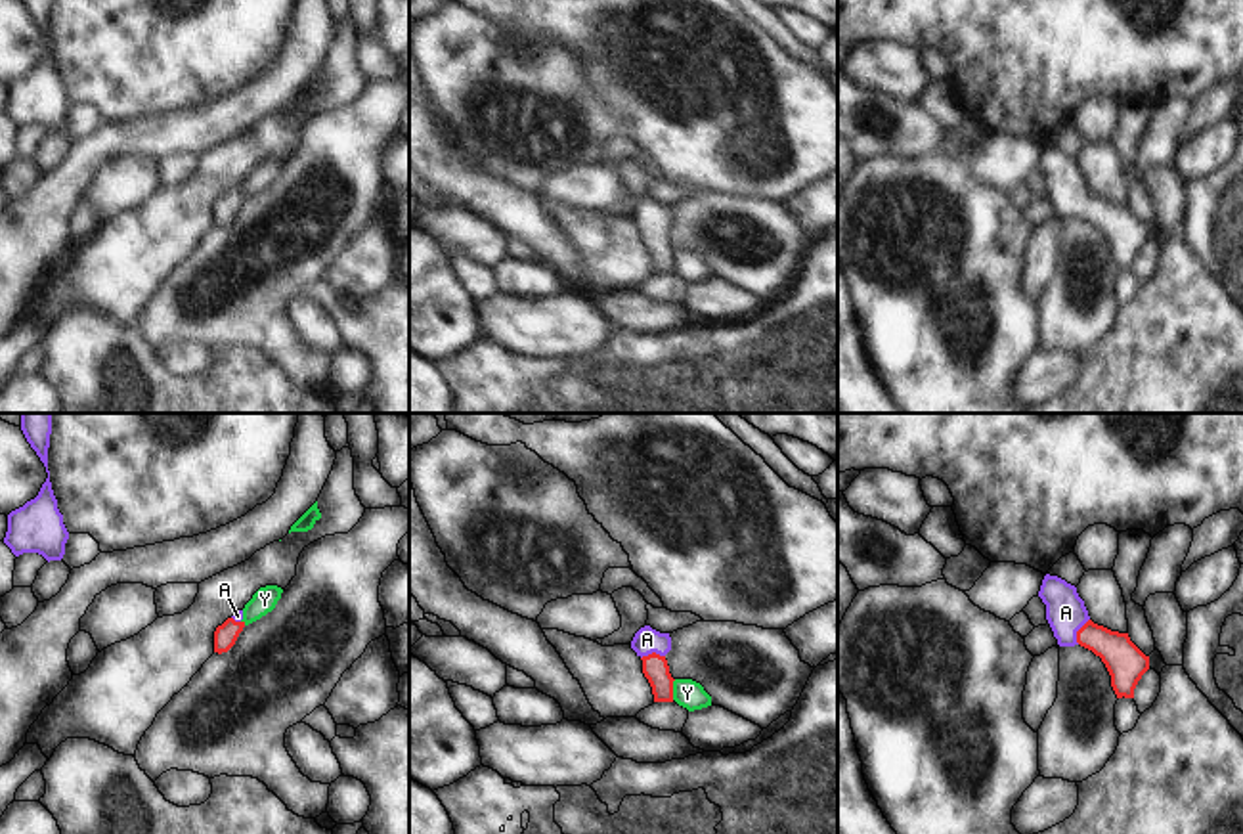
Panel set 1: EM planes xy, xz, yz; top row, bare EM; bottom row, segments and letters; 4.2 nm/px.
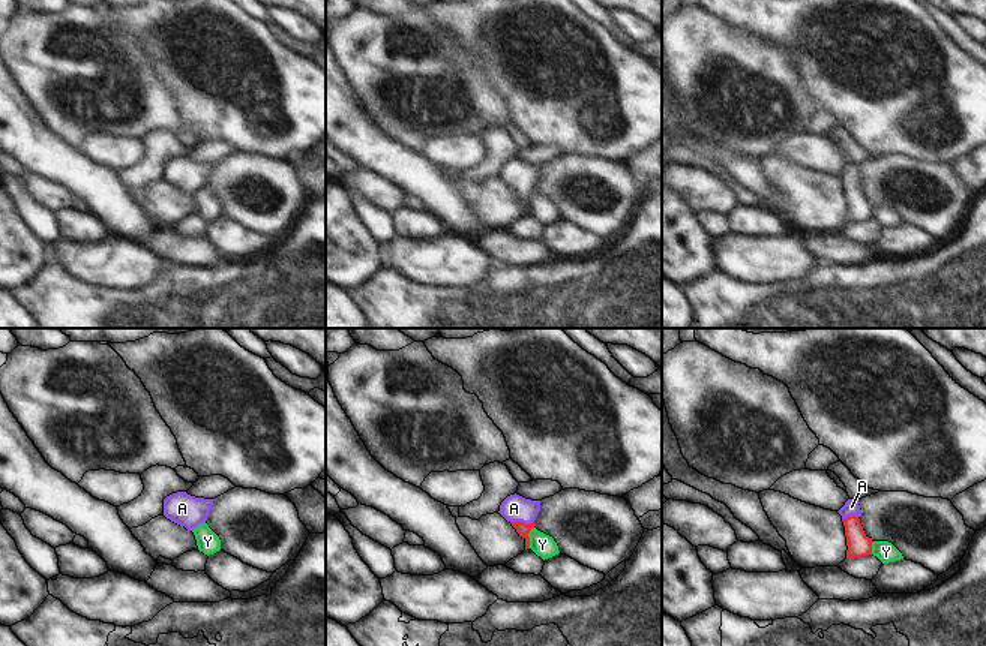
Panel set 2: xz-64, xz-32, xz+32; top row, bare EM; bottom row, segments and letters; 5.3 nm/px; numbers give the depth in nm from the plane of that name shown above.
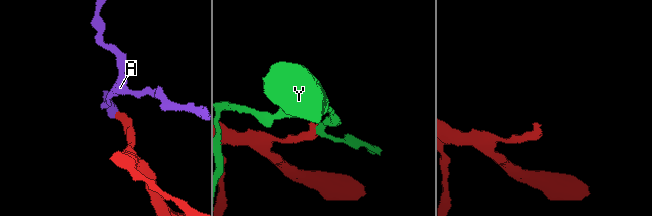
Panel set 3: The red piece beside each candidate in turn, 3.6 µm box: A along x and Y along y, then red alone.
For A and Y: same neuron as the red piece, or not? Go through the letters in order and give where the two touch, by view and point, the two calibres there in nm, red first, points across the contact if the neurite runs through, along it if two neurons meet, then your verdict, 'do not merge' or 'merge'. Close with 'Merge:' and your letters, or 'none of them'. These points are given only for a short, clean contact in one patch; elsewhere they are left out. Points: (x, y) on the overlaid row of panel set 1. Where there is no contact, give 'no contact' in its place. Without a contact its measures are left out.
A: yz (1077, 632) | 160/170 nm | across yz (1125, 662), (1100, 639), (1077, 632), (1066, 613) | merge
Y: xz (672, 689) | 110/120 nm | do not merge
Merge: A

